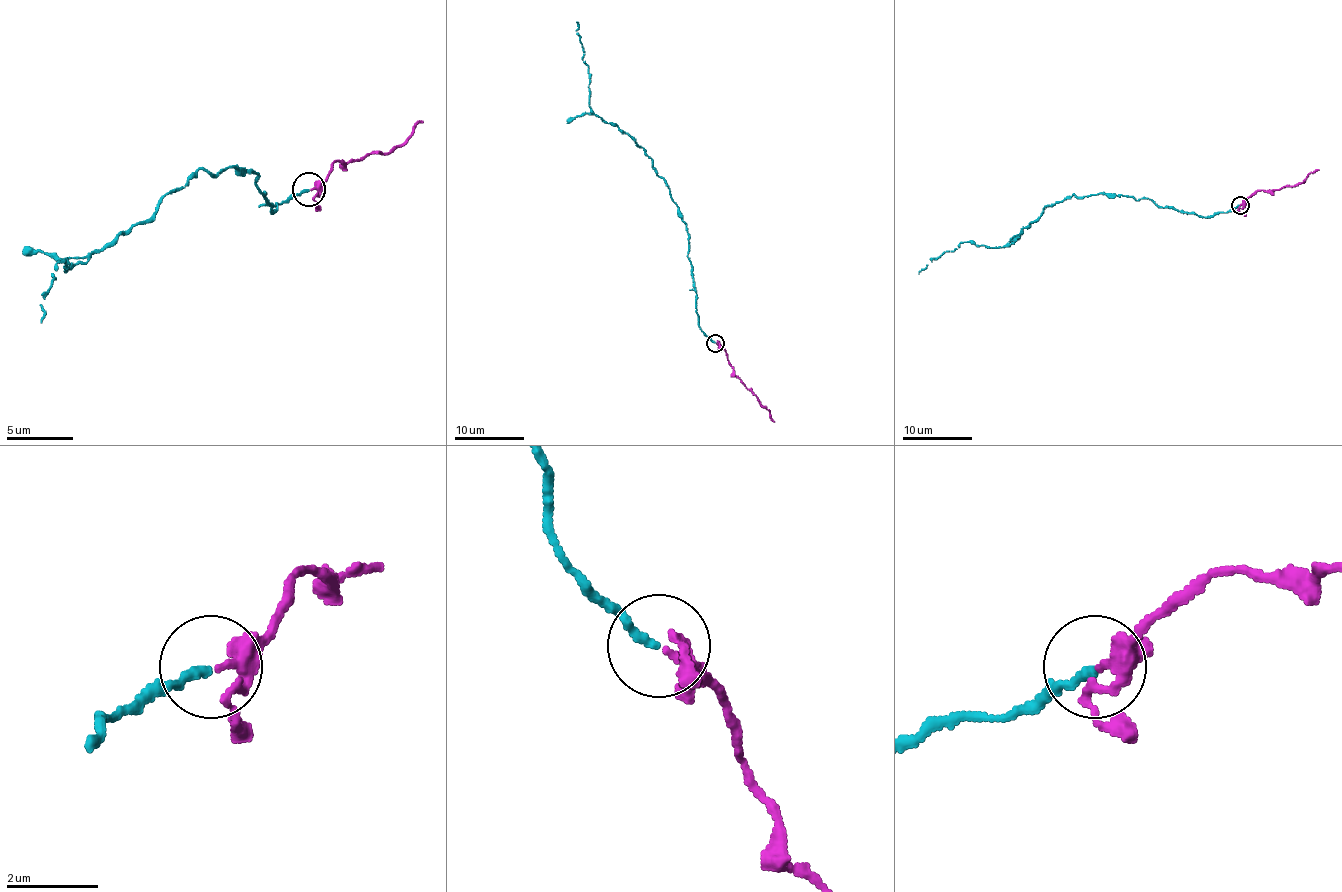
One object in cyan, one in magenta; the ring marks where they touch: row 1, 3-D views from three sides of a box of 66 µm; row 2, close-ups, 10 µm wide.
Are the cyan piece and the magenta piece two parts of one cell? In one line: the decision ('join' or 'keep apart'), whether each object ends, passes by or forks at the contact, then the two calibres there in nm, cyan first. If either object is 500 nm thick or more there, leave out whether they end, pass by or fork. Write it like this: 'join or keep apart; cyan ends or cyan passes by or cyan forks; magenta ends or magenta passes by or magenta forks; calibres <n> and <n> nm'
join; cyan ends; magenta forks; calibres 190 and 160 nm

